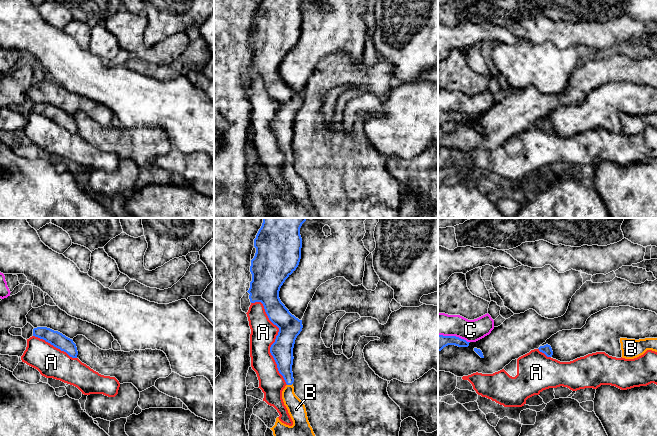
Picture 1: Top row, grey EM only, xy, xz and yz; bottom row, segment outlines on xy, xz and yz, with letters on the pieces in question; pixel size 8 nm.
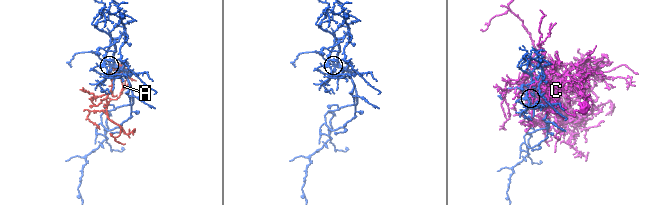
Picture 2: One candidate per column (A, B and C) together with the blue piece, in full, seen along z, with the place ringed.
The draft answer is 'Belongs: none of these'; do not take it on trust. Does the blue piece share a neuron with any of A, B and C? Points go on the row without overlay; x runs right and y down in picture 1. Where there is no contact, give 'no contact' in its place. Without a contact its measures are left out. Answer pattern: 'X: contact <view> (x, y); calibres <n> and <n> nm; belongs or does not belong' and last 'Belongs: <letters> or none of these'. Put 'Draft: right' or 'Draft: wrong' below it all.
A: contact xz (275, 115); calibres 180 and 200 nm; does not belong
B: contact xz (289, 160); calibres 160 and 140 nm; belongs
C: contact yz (454, 112); calibres 120 and 180 nm; does not belong
Belongs: B
Draft: wrong

